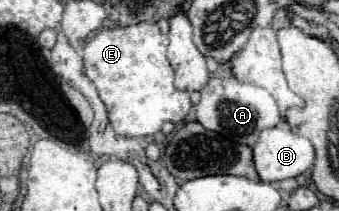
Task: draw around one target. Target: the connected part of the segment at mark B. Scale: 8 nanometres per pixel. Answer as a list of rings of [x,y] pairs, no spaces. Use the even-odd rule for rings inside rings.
[[[273,126],[261,132],[257,144],[253,146],[253,160],[263,182],[279,182],[285,178],[297,178],[307,172],[313,166],[315,148],[307,138],[295,134],[289,126]]]

